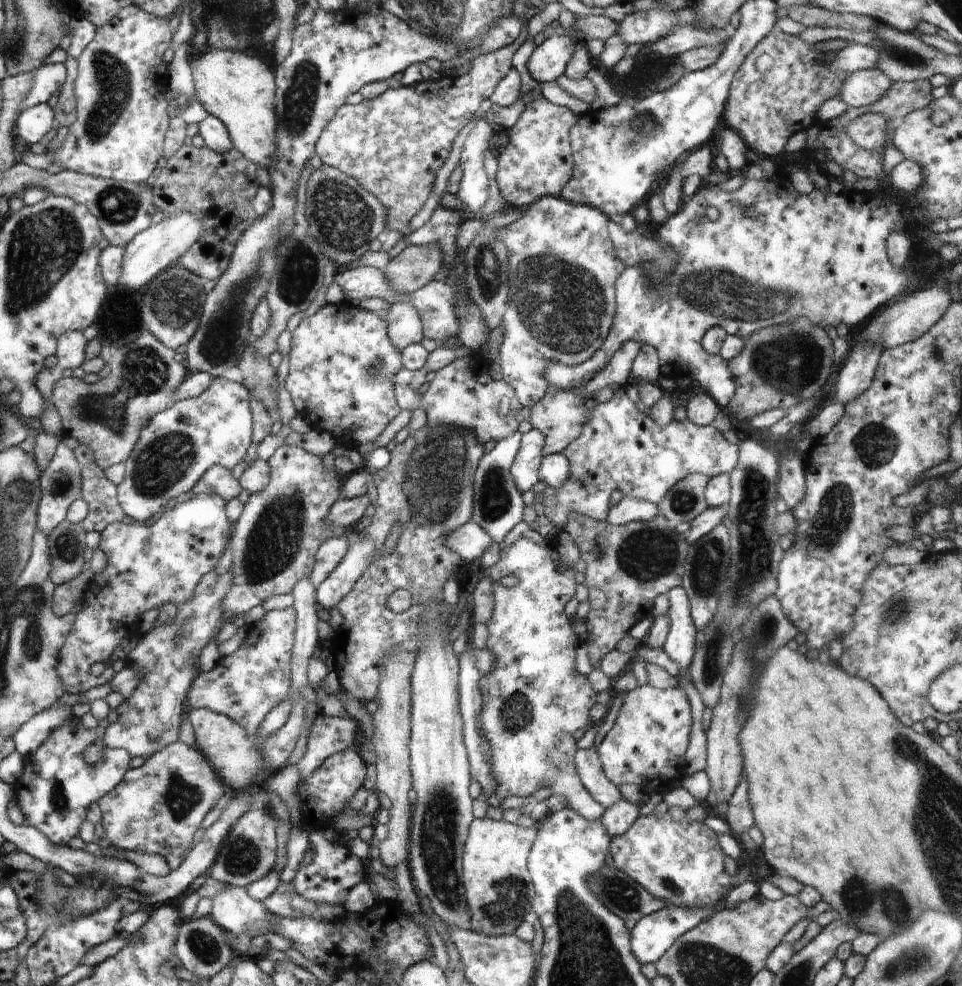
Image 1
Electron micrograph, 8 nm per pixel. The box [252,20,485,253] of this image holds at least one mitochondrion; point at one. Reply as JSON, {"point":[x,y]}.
{"point":[300,102]}

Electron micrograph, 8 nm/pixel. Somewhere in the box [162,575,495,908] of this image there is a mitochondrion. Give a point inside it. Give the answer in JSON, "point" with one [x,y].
{"point":[242,857]}

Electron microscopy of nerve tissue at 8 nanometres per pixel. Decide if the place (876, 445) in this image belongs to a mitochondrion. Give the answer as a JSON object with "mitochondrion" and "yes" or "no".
{"mitochondrion":"yes"}

